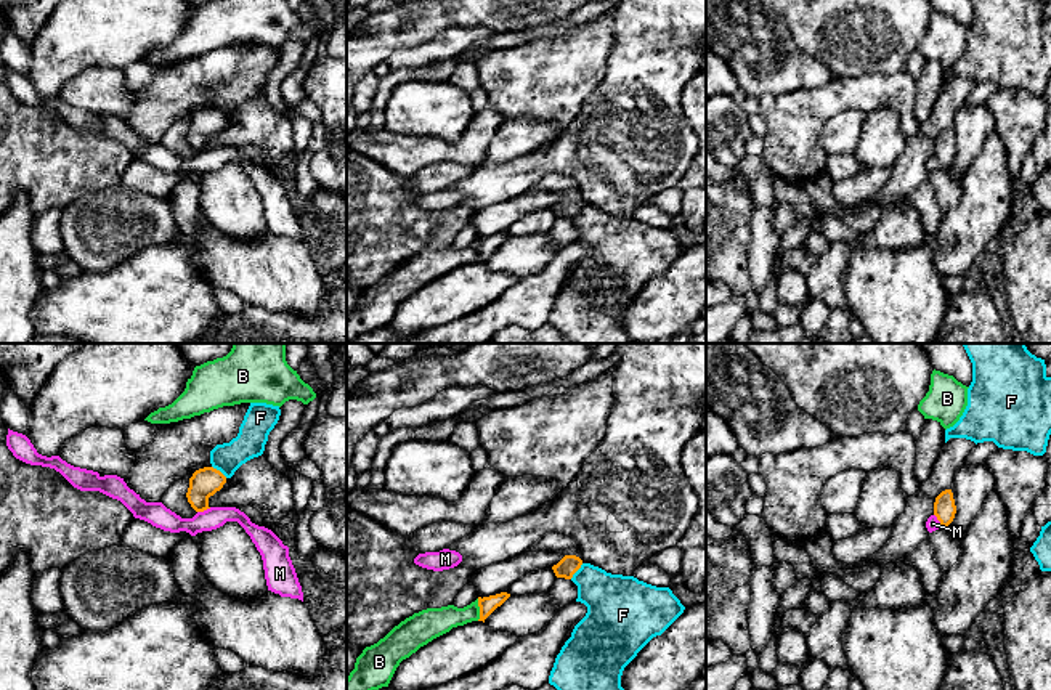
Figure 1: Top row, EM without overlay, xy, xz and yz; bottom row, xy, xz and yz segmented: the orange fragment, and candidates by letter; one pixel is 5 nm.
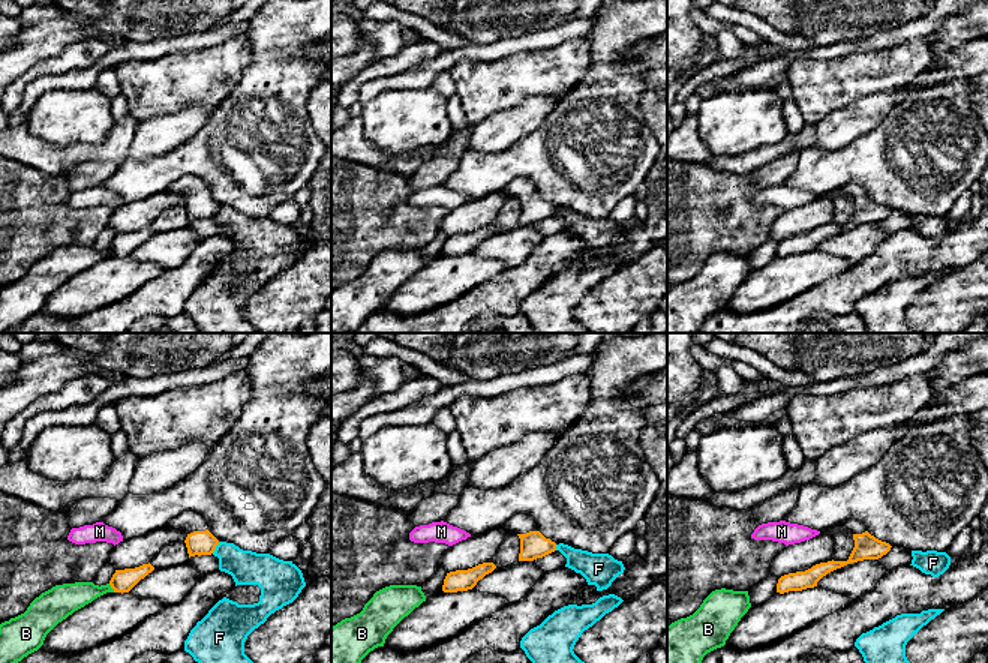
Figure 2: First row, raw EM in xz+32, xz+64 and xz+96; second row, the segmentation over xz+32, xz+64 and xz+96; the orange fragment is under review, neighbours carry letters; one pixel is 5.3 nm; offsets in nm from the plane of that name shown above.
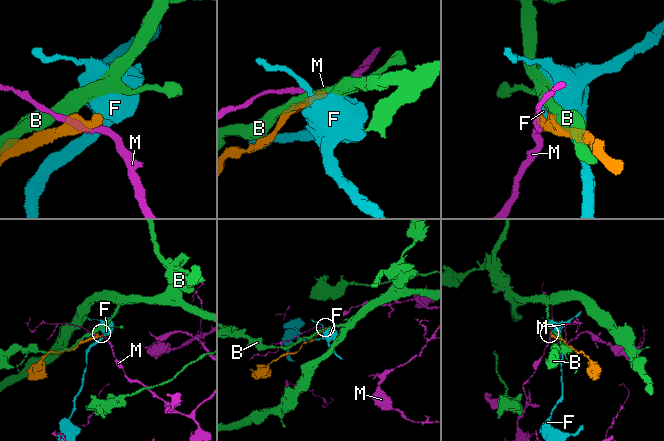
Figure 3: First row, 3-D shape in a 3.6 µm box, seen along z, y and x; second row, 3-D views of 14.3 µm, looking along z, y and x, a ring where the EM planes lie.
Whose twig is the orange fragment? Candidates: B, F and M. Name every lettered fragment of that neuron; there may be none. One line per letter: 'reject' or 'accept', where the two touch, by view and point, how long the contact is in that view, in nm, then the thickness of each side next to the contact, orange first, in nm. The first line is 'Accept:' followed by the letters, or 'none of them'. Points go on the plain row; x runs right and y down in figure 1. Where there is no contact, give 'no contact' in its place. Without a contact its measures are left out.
Accept: none of them
B: reject; contact xz (480, 251); length 110 nm; calibres 80 and 150 nm
F: reject; contact xz (576, 211); length 100 nm; calibres 100 and 280 nm
M: reject; contact xy (204, 150); length 80 nm; calibres 150 and 120 nm

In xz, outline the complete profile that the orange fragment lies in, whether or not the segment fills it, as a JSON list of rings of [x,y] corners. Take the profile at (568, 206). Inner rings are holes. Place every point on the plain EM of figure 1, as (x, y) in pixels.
[[[555,172],[541,177],[531,188],[531,193],[562,194],[563,199],[552,210],[557,218],[565,220],[571,220],[582,205],[582,201],[574,196],[576,191],[578,186],[571,178]]]

